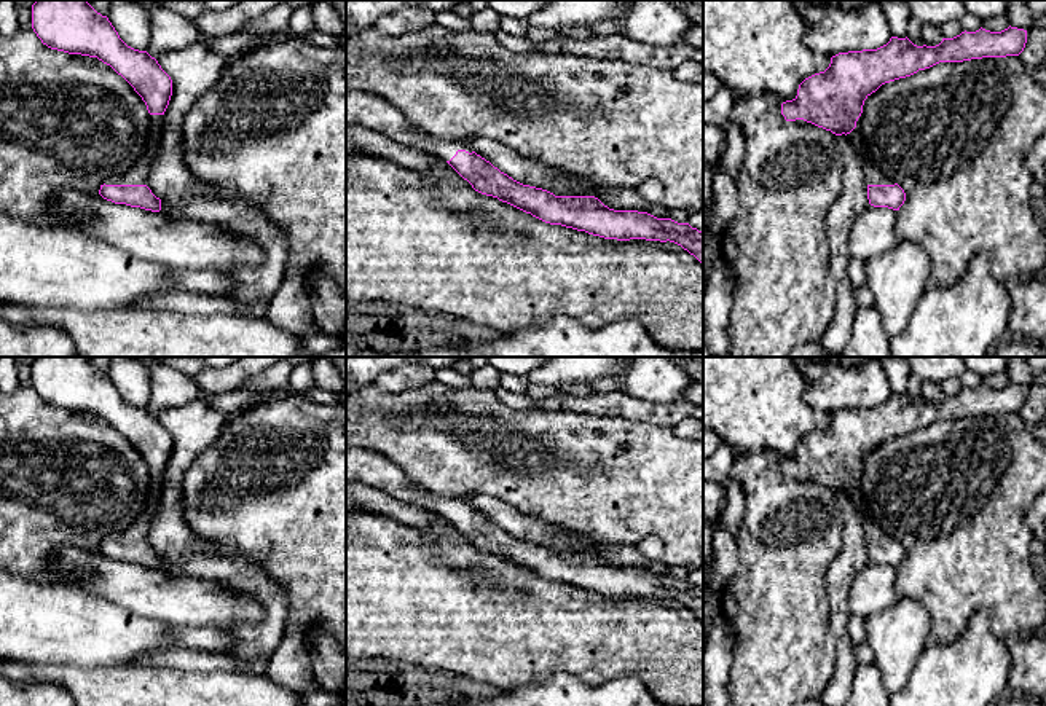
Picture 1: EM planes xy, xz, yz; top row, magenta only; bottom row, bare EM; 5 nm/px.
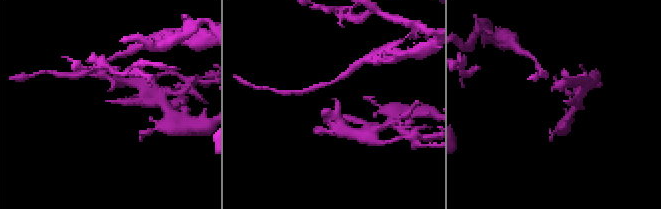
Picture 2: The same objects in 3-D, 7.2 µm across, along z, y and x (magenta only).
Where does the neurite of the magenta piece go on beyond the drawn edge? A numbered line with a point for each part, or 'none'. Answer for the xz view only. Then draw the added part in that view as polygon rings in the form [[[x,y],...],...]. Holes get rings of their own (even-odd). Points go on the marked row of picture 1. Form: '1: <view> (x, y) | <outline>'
1: xz (362, 107) | [[[346,88],[346,124],[360,124],[375,129],[395,142],[421,148],[445,163],[458,150],[474,151],[461,139],[445,140],[427,134],[411,124],[397,107],[364,89]]]

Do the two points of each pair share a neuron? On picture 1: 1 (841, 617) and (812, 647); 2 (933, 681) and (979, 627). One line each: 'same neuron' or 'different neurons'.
1: different neurons
2: same neuron

